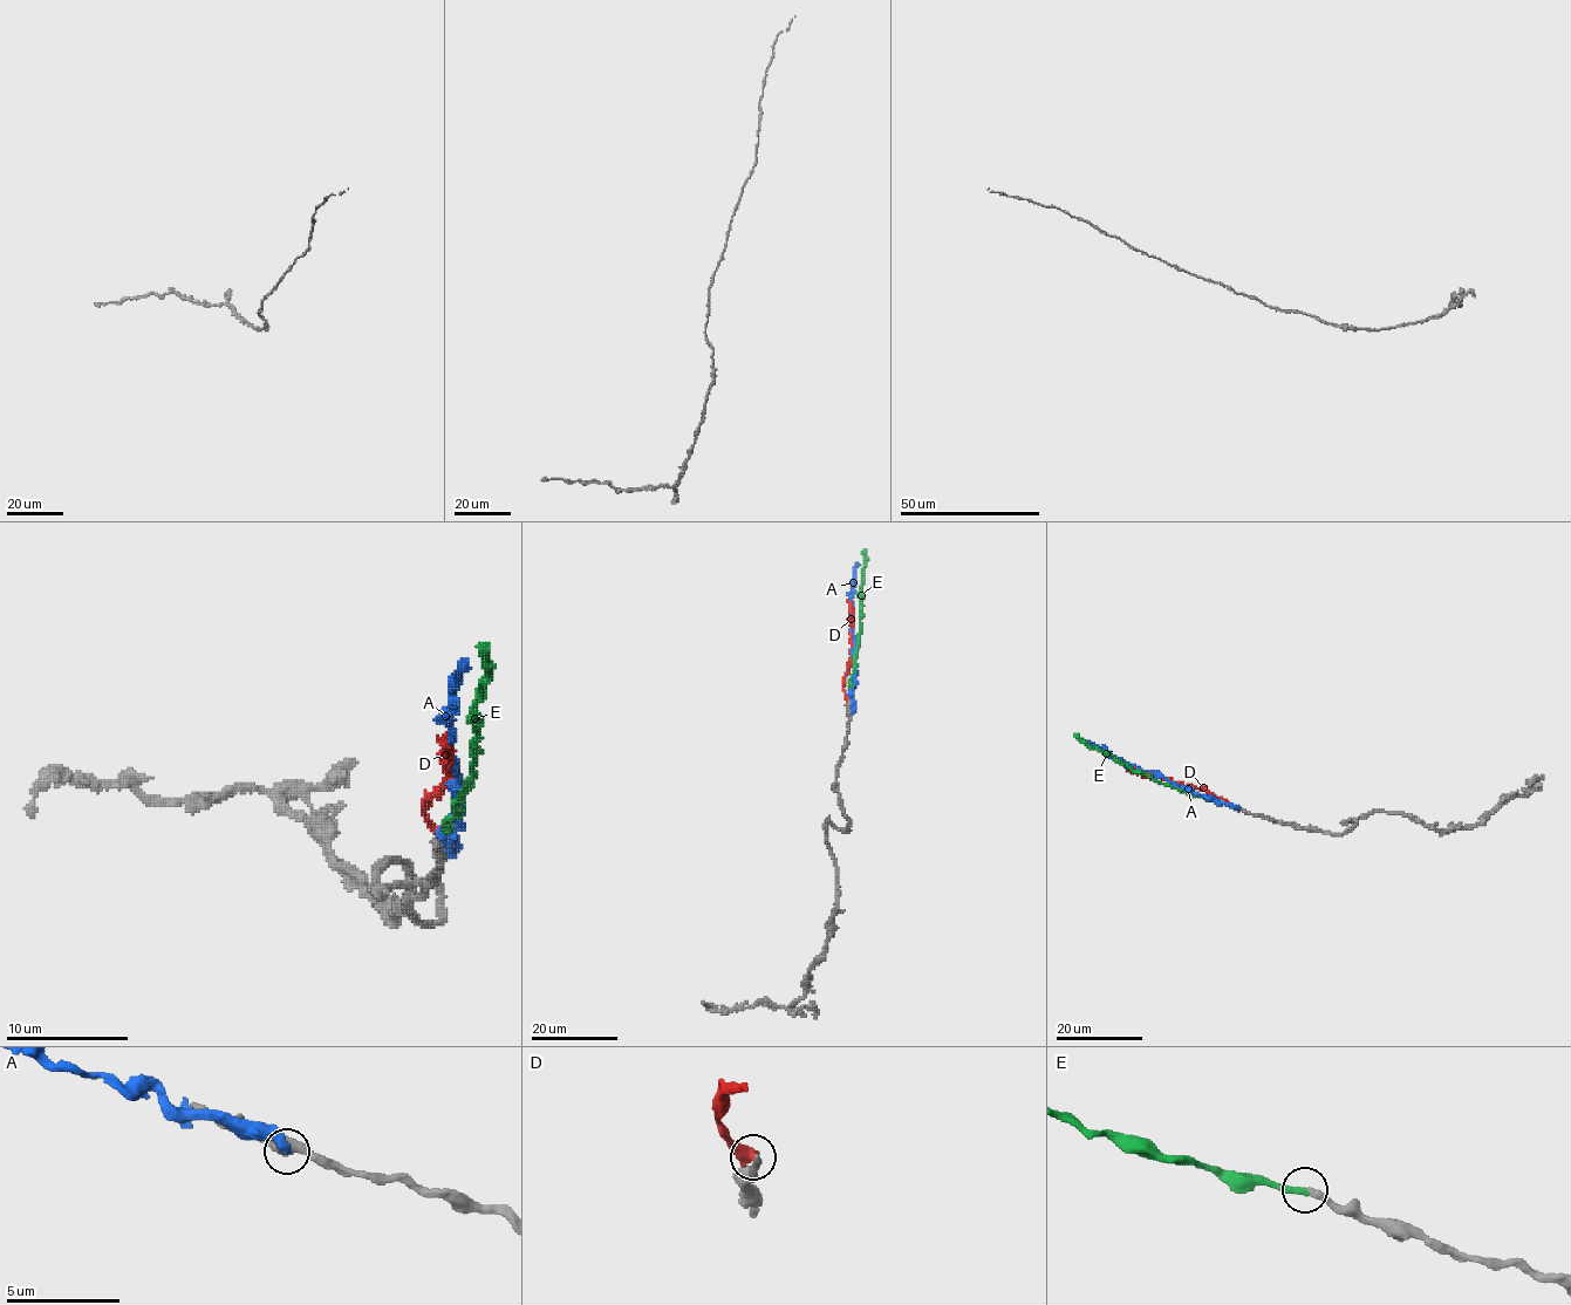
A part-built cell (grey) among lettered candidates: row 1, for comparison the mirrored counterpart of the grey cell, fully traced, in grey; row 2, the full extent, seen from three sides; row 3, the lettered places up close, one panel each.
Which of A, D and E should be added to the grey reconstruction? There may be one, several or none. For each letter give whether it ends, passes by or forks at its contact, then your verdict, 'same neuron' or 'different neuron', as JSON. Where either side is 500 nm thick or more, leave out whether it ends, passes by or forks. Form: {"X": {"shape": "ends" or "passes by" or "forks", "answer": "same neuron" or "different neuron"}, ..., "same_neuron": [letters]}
{"A": {"shape": "ends", "answer": "different neuron"}, "D": {"answer": "different neuron"}, "E": {"shape": "ends", "answer": "same neuron"}, "same_neuron": ["E"]}

